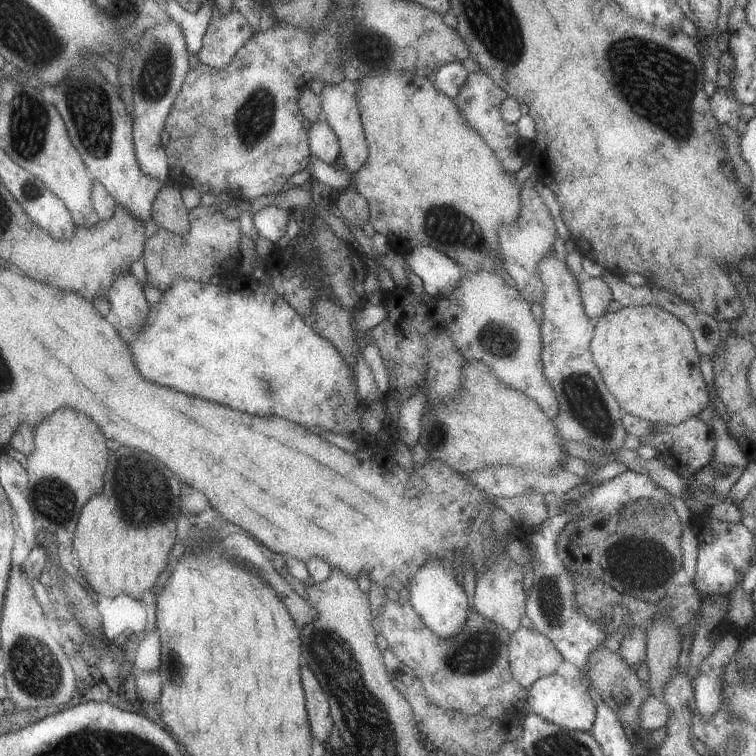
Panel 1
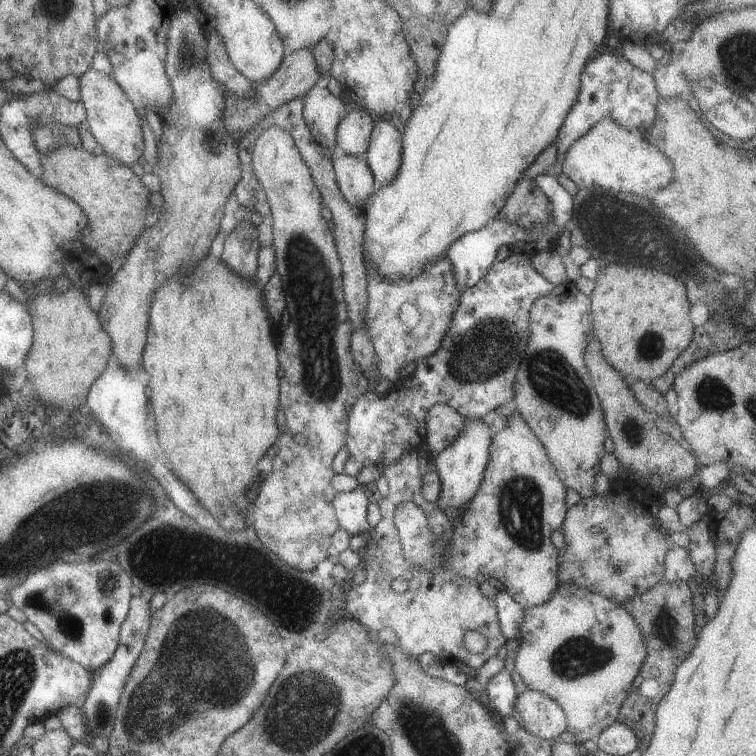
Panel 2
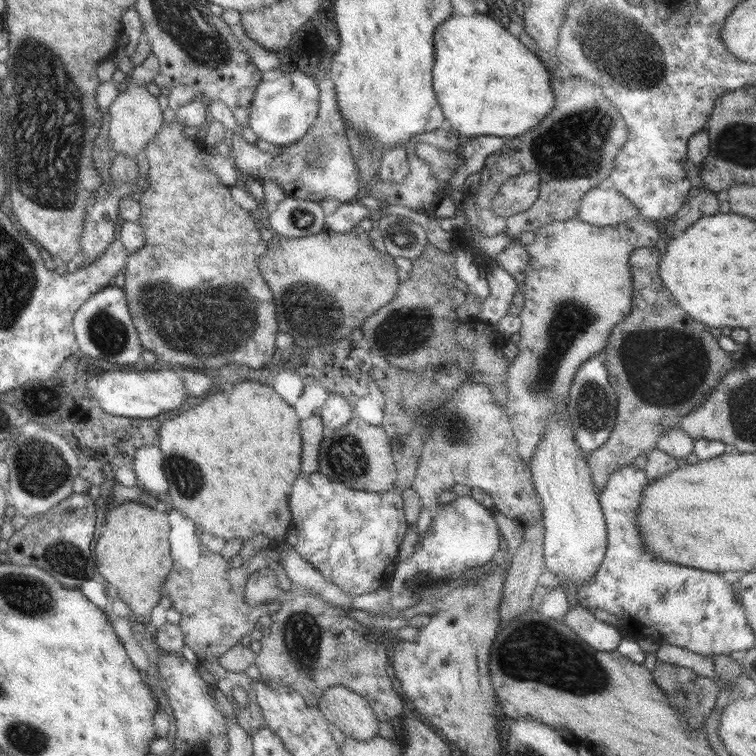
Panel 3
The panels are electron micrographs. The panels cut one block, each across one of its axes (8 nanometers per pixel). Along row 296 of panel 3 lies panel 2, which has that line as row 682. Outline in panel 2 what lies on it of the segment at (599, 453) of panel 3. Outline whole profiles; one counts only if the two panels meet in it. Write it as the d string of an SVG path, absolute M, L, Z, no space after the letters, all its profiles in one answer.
M661 580L647 592L624 602L623 608L634 618L635 624L638 626L646 646L646 655L631 683L631 691L617 713L616 721L627 725L633 730L639 744L636 749L643 752L645 748L641 748L641 744L643 746L649 744L649 738L653 734L653 724L655 724L653 714L655 714L659 701L664 697L664 694L667 694L667 690L671 688L673 672L679 666L679 663L683 662L683 658L687 658L687 654L691 654L691 648L695 646L697 634L693 630L693 626L698 619L694 616L693 605L691 604L691 590L689 590L689 586L685 581L667 582Z

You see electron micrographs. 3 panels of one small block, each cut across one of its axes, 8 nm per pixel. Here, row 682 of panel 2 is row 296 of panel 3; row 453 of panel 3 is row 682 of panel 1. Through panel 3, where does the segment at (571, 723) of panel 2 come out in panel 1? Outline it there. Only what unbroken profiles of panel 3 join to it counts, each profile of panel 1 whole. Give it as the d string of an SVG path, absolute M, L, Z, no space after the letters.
M519 627L519 630L510 634L507 656L511 676L525 689L538 678L553 674L562 660L547 636L535 628L525 627Z

